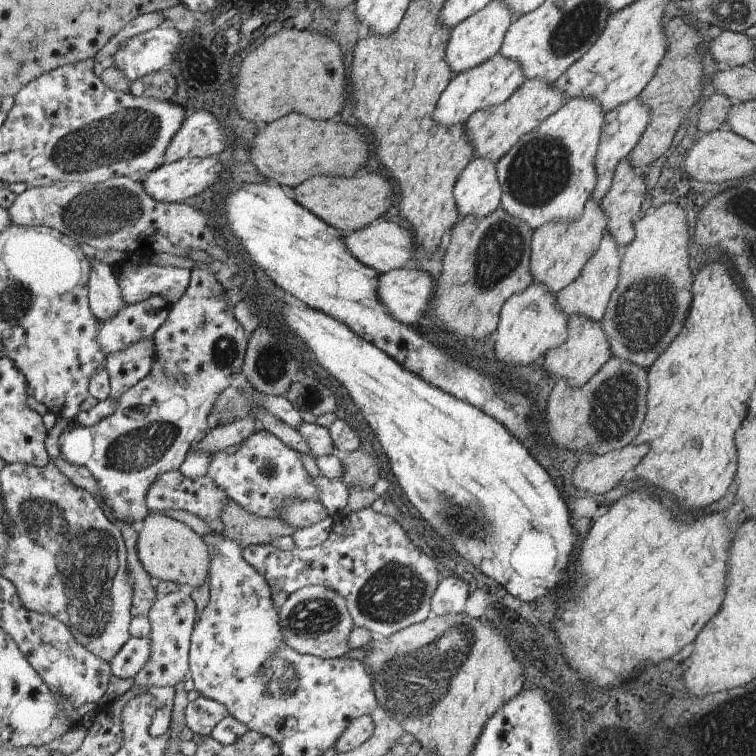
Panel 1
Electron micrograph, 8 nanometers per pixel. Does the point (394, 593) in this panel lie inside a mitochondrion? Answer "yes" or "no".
yes

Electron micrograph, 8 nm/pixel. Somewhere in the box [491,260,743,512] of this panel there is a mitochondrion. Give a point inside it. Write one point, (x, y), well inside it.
(649, 305)

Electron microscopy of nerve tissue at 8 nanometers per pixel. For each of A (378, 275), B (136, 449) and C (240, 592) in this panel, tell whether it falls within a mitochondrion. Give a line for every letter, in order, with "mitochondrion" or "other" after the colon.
A: other
B: mitochondrion
C: other

